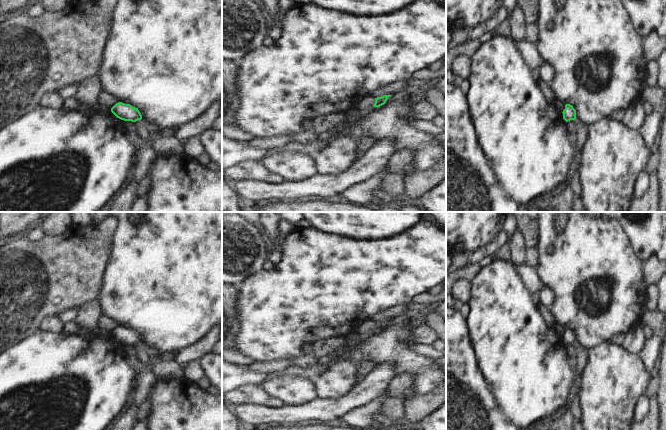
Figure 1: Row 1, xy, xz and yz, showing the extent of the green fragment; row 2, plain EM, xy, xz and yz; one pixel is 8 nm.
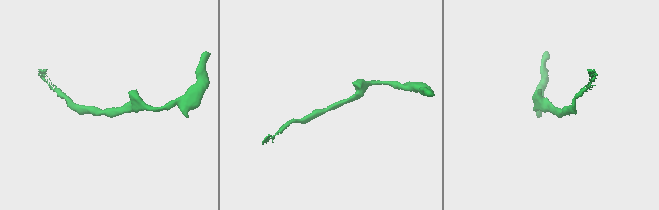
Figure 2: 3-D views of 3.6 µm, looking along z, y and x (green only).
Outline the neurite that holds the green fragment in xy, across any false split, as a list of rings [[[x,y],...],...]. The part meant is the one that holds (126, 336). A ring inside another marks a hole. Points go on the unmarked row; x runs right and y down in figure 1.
[[[122,326],[116,327],[112,332],[111,336],[119,343],[124,345],[136,346],[142,343],[140,335],[131,330],[130,328],[125,328]]]

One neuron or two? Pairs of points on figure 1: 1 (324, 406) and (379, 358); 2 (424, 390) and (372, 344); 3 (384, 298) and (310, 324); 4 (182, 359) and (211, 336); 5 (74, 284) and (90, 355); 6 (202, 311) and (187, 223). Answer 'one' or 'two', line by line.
1: two
2: one
3: one
4: one
5: two
6: one

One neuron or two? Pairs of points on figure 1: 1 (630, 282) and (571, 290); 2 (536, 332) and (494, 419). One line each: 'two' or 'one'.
1: one
2: two

